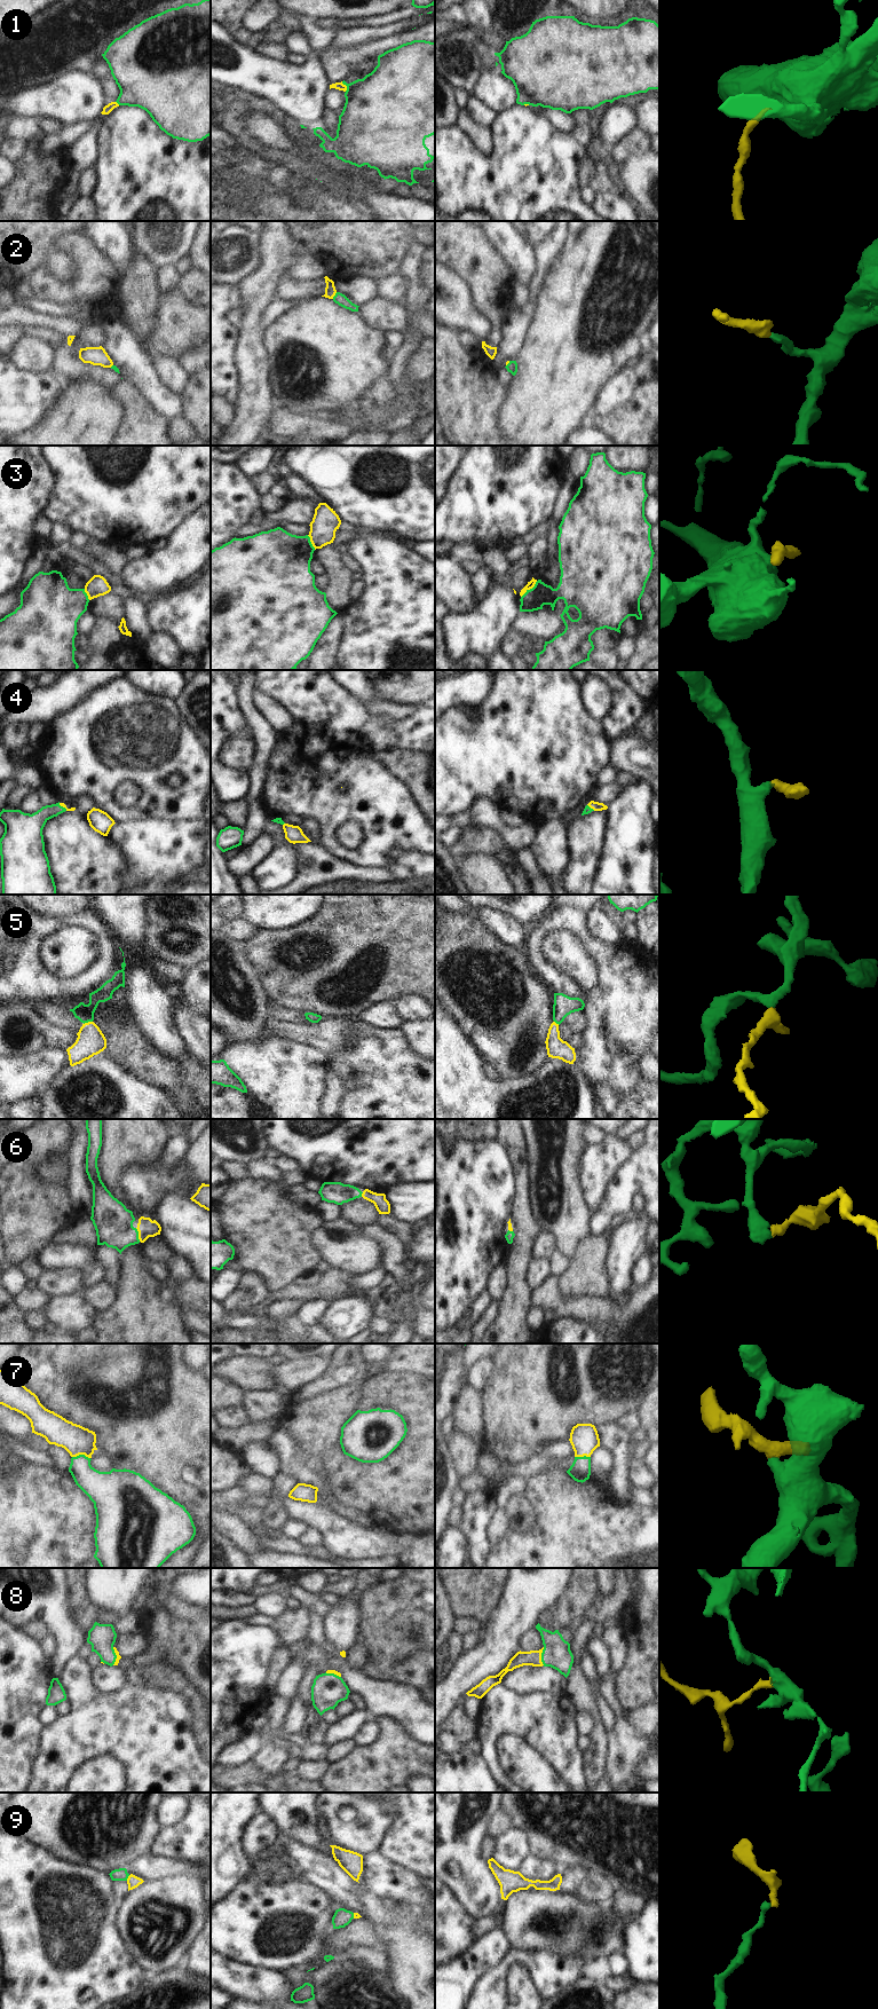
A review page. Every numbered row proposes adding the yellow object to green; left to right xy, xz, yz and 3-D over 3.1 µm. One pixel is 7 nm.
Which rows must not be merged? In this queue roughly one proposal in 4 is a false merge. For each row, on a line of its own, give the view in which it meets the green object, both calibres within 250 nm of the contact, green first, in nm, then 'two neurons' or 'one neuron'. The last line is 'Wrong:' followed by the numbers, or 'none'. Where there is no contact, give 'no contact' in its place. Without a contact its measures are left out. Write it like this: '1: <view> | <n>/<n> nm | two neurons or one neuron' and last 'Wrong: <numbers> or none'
1: xz | 420/60 nm | one neuron
2: xz | 80/80 nm | one neuron
3: yz | 160/50 nm | two neurons
4: xy | 160/30 nm | one neuron
5: xy | 130/200 nm | one neuron
6: xy | 280/130 nm | one neuron
7: xy | 200/200 nm | one neuron
8: yz | 200/110 nm | one neuron
9: xy | 90/90 nm | one neuron
Wrong: 3

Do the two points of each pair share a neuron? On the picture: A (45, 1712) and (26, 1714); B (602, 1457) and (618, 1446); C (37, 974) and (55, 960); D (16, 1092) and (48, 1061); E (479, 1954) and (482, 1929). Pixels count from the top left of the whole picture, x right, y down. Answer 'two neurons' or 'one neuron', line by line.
A: two neurons
B: two neurons
C: two neurons
D: one neuron
E: two neurons

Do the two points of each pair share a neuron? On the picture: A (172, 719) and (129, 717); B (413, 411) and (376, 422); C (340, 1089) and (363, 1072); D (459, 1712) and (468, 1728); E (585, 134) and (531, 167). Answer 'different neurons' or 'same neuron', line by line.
A: same neuron
B: same neuron
C: different neurons
D: same neuron
E: different neurons

